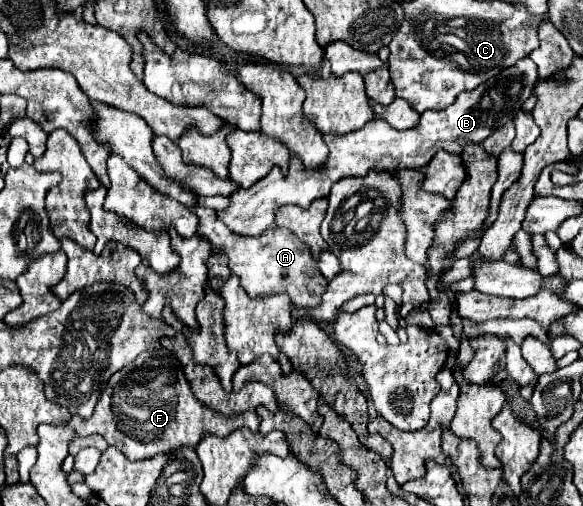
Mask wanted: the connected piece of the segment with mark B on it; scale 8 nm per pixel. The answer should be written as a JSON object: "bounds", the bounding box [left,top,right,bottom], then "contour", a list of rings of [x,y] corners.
{"bounds":[217,58,539,236],"contour":[[[521,58],[515,66],[511,66],[505,74],[483,82],[481,86],[461,92],[457,100],[441,110],[427,110],[419,118],[419,124],[409,130],[395,130],[387,120],[375,118],[367,122],[361,130],[349,134],[329,134],[325,136],[325,144],[329,146],[329,158],[319,168],[307,168],[303,160],[293,154],[289,158],[289,168],[283,172],[279,166],[261,178],[261,182],[253,184],[249,190],[237,190],[231,198],[231,206],[225,212],[217,212],[219,218],[241,236],[259,236],[265,228],[275,226],[275,212],[281,206],[295,204],[303,210],[311,206],[313,200],[329,194],[331,186],[349,176],[365,176],[369,170],[401,170],[401,168],[425,168],[437,150],[457,152],[461,154],[465,144],[481,144],[489,138],[497,128],[505,126],[513,120],[513,114],[521,110],[523,102],[531,96],[535,82],[539,80],[537,68],[531,58]]]}

